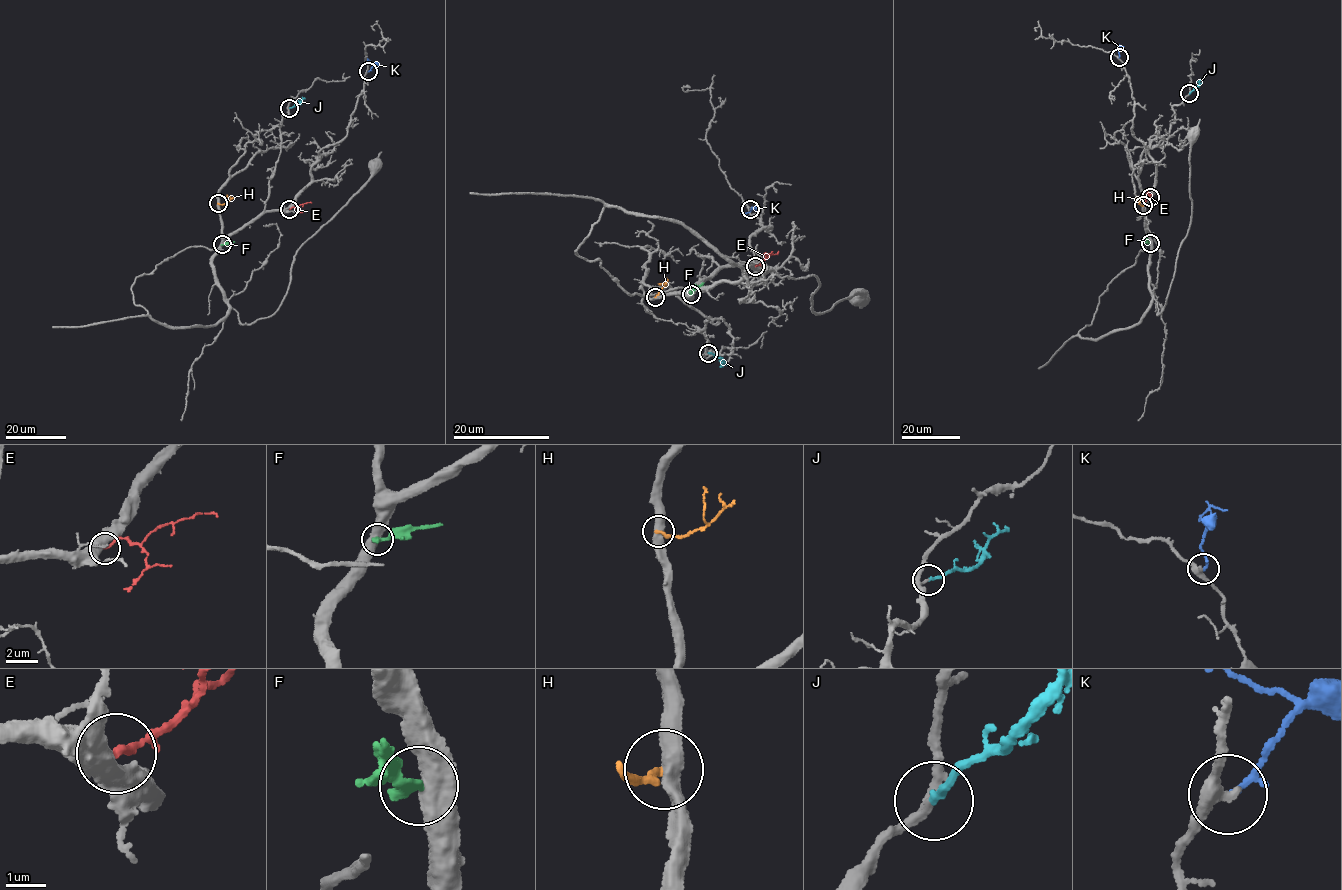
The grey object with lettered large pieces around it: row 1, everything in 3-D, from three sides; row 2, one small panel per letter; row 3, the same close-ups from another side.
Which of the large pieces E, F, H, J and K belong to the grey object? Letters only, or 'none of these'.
E, J

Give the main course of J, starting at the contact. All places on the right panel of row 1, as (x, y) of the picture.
J: (1190, 93), (1201, 79)

